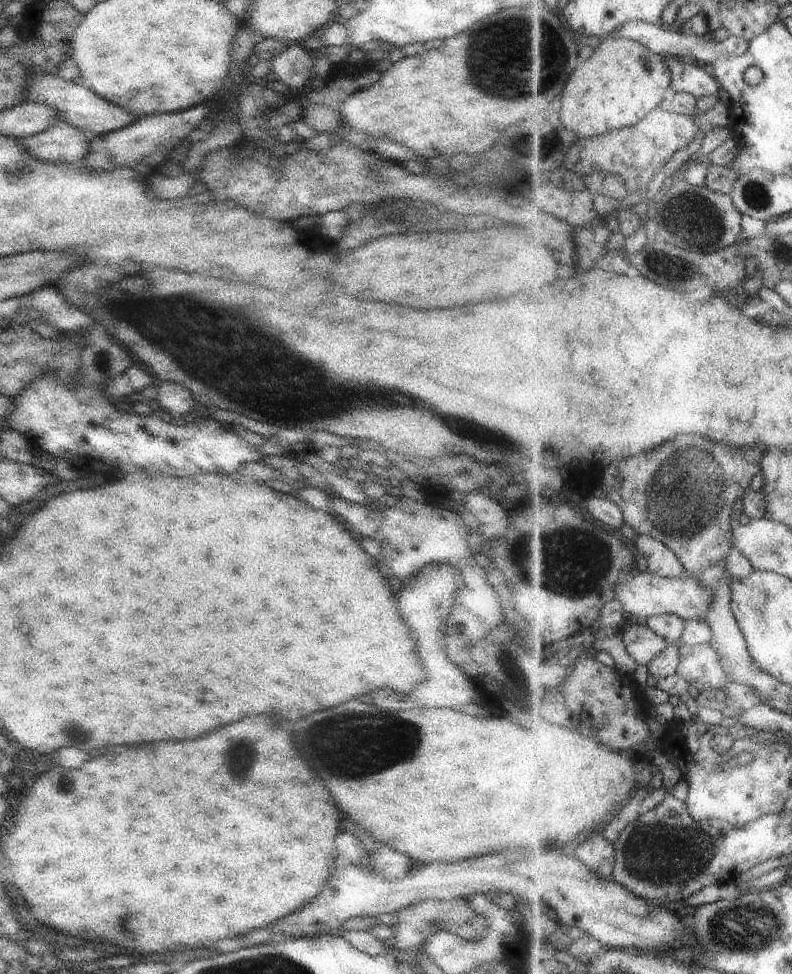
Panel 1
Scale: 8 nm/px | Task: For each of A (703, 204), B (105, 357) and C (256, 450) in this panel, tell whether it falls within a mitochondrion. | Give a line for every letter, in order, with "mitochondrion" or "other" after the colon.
A: mitochondrion
B: mitochondrion
C: other

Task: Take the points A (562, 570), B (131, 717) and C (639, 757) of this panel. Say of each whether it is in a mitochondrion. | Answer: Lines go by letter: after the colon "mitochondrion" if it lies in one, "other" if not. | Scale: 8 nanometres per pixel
A: mitochondrion
B: other
C: other

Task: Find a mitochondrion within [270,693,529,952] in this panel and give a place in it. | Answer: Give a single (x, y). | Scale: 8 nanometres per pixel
(389, 740)

